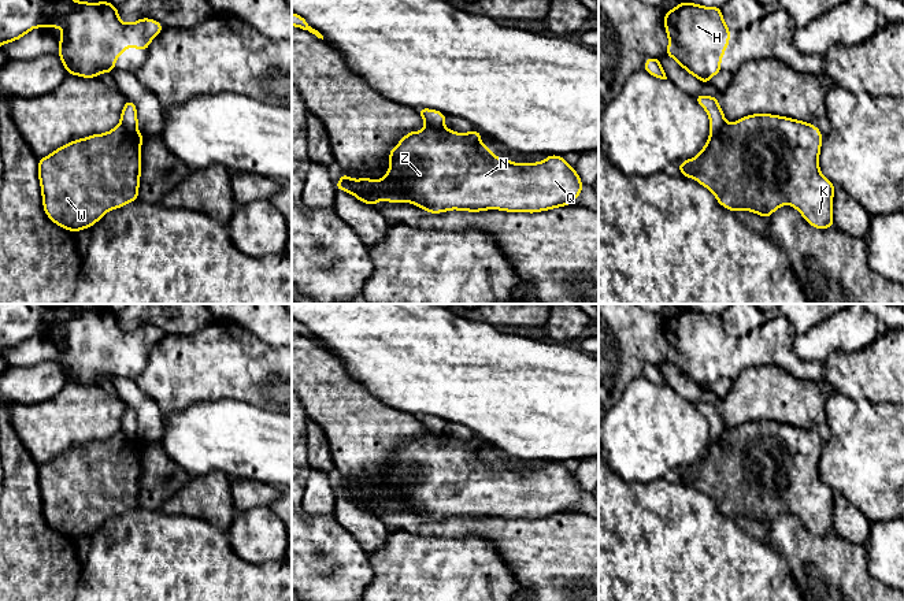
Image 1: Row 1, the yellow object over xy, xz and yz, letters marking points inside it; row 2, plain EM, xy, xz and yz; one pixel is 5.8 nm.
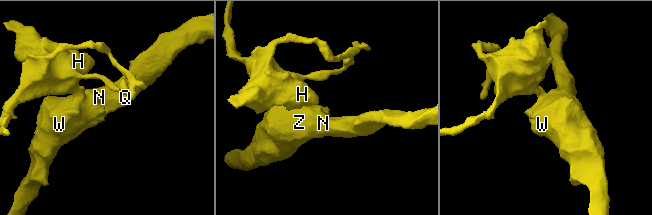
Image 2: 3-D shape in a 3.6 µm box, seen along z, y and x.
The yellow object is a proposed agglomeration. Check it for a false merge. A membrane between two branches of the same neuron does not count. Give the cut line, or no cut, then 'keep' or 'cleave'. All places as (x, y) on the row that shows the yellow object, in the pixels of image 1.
cut xy (119, 125), (129, 130), (136, 130); cleave

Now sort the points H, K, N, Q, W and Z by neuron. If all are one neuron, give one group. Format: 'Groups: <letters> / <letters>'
Groups: H / K N Q W Z

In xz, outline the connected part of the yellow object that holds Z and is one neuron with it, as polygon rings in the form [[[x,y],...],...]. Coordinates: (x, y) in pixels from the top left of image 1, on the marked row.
[[[429,123],[420,131],[408,131],[388,155],[390,167],[386,175],[374,181],[371,178],[351,179],[344,171],[336,182],[337,190],[353,194],[359,201],[377,207],[378,200],[388,203],[412,203],[429,214],[441,214],[451,209],[479,212],[500,209],[507,212],[541,212],[568,204],[581,196],[582,181],[575,168],[564,157],[549,155],[538,163],[514,163],[500,156],[493,156],[488,145],[481,144],[481,131],[455,133],[447,127],[434,127]]]

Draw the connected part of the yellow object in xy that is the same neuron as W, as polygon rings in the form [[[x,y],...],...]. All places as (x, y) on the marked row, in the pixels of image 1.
[[[116,126],[38,159],[42,207],[58,226],[77,233],[104,214],[138,200],[144,136]]]

